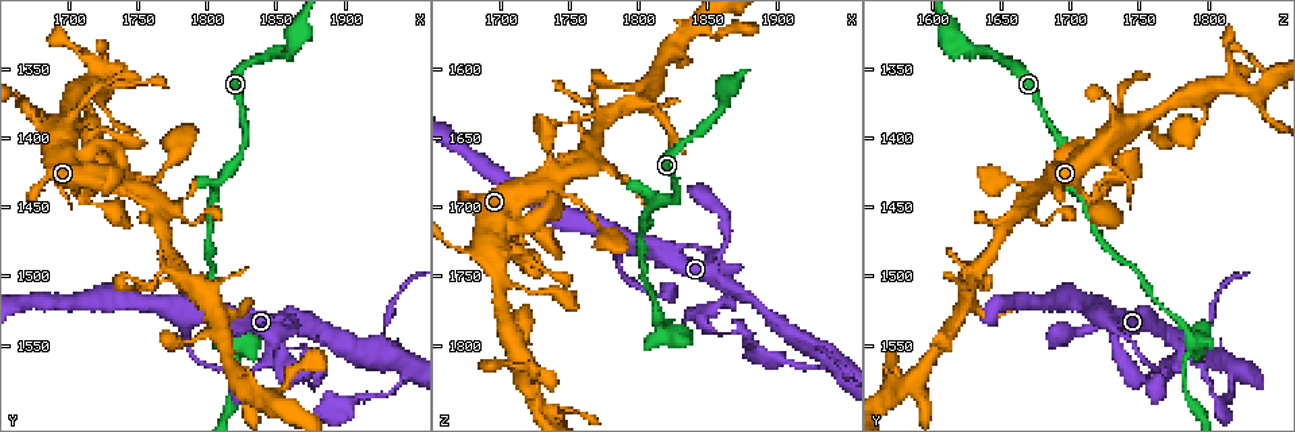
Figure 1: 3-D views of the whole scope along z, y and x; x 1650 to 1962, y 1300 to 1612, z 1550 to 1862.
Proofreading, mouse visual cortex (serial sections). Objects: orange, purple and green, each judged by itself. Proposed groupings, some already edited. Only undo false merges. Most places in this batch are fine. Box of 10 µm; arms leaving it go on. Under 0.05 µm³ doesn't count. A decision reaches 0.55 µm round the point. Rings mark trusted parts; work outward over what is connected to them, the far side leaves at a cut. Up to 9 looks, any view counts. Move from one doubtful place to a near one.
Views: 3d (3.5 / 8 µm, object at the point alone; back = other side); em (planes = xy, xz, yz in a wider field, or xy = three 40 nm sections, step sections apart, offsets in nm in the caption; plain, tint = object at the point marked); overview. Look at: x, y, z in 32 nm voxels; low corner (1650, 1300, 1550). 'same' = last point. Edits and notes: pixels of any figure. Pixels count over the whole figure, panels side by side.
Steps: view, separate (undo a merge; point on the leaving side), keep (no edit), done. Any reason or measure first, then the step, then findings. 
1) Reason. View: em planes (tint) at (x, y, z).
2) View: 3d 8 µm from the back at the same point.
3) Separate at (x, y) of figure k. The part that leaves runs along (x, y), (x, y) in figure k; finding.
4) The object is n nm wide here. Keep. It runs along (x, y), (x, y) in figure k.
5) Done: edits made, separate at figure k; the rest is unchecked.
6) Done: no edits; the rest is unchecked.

Branch point. View: 3d 3.5 µm at (1788, 1528, 1726).

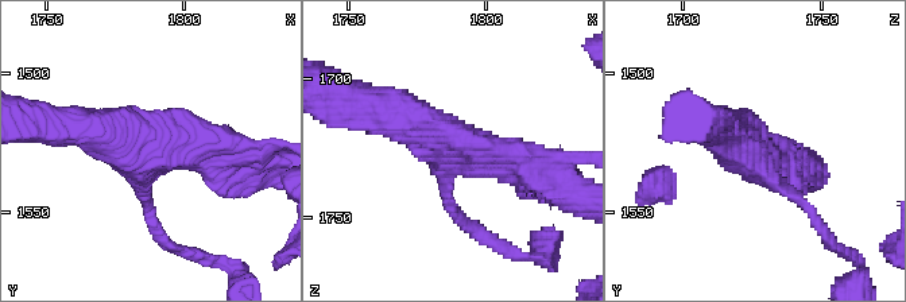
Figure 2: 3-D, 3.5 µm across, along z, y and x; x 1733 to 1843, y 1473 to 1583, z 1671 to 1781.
3 arms meet here; the arms are 150, 350, 500 nm wide; shape alone is not enough. View: em xy step 1 (tint) at (1789, 1529, 1725).

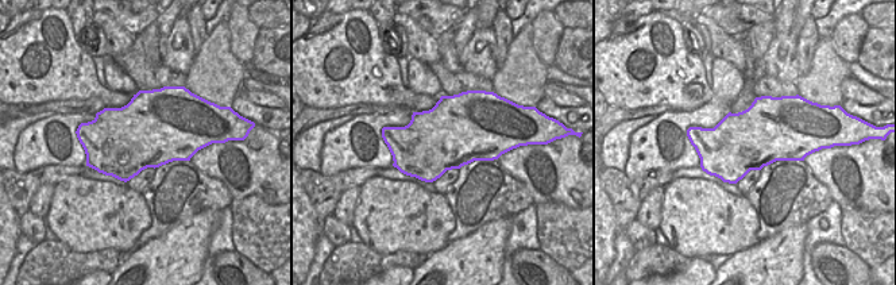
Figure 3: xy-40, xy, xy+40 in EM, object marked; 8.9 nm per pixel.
Keep. All the same cell.

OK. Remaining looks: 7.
A fork. View: 3d 3.5 µm at (1818, 1548, 1788).

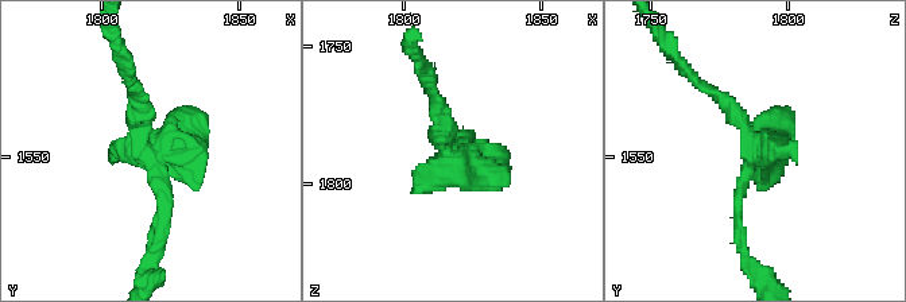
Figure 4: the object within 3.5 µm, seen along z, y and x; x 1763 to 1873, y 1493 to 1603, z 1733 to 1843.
Need the tissue. View: em planes (tint) at (1816, 1547, 1788).

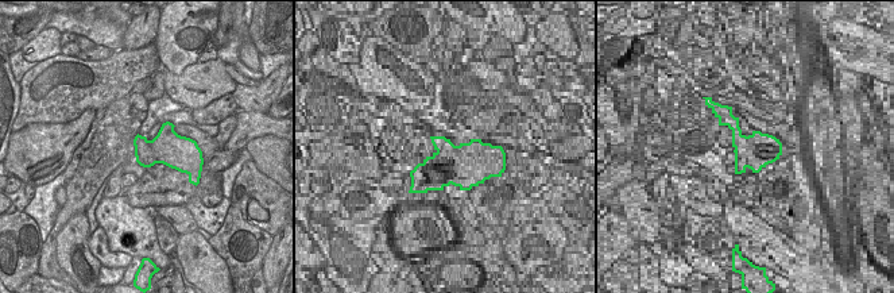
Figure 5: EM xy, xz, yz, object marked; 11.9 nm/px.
Separate at (504, 157) of figure 4. The part that leaves runs along (446, 147), (508, 185) in figure 4; a second cell is stuck on.

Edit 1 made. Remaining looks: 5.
View: overview.

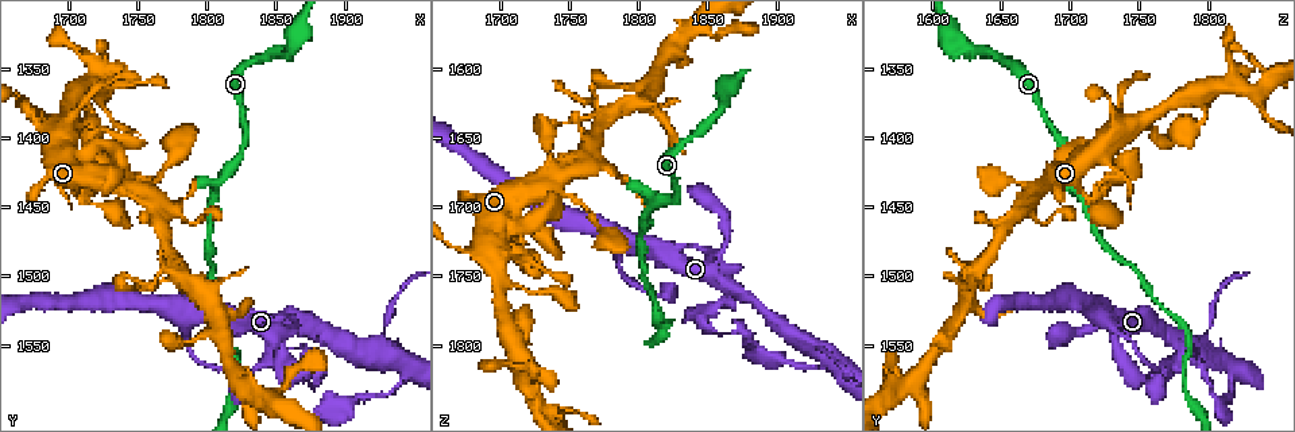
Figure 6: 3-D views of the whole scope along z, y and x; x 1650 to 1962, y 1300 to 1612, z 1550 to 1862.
Abrupt turn. View: 3d 8 µm at (1866, 1568, 1766).

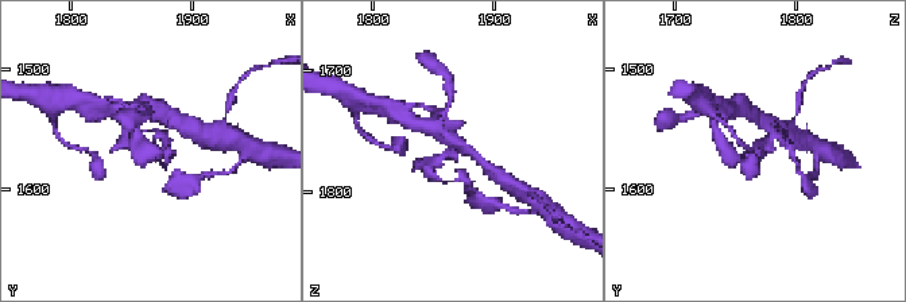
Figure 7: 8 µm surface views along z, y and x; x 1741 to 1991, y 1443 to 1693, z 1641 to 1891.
View: em planes (tint) at the same point.

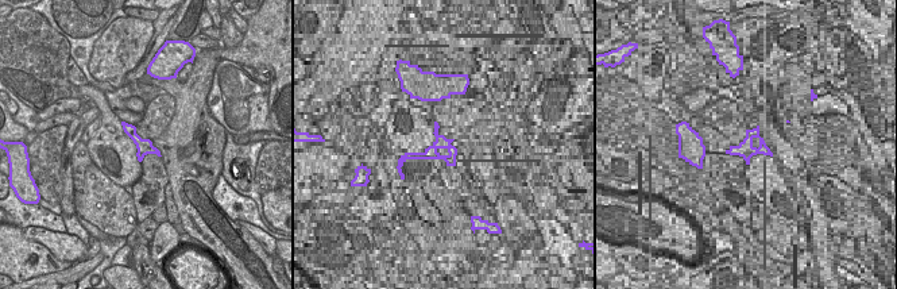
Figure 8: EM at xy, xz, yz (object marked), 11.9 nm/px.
Keep. It runs along (726, 148), (747, 158), (778, 134) in figure 7; continuous, no second cell.

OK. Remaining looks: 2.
Calibre changes. View: em xy step 5 (tint) at (1932, 1586, 1818).

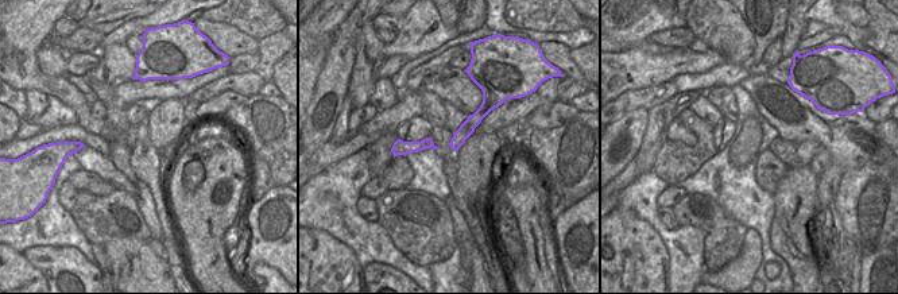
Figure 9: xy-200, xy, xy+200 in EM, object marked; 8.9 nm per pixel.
See where the arms go. View: 3d 3.5 µm at the same point.

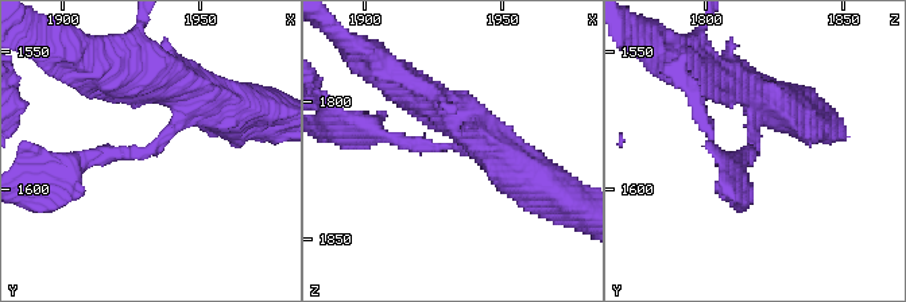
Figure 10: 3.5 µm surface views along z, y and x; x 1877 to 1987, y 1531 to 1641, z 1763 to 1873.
The object is 140 nm wide here. Keep. It runs along (486, 99), (486, 108), (455, 146) in figure 9; one cell here.

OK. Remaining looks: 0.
Done: edits made, separate at figure 4; the rest is unchecked.

